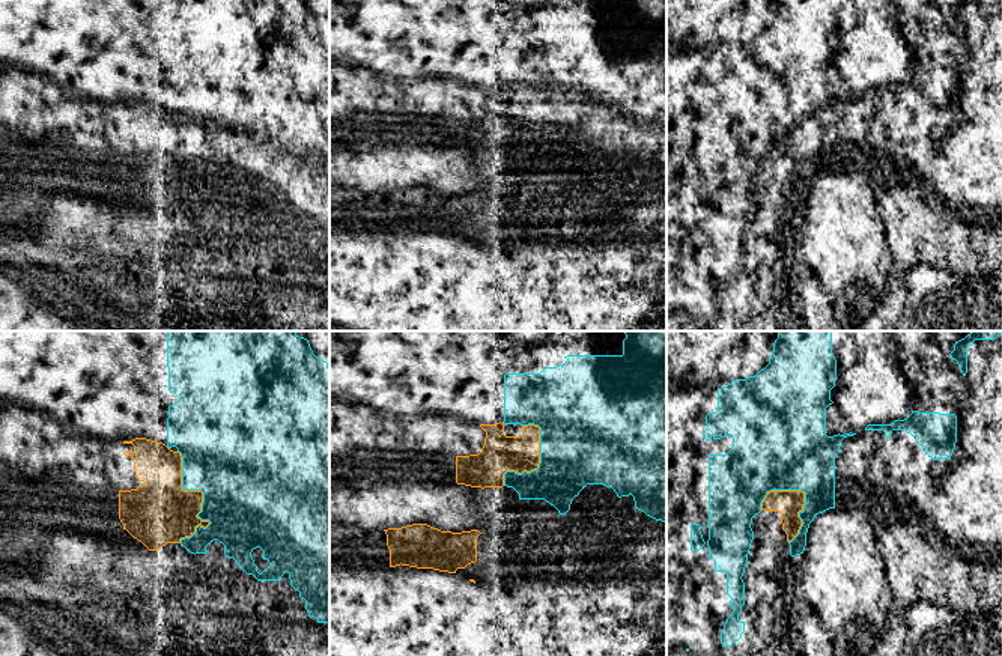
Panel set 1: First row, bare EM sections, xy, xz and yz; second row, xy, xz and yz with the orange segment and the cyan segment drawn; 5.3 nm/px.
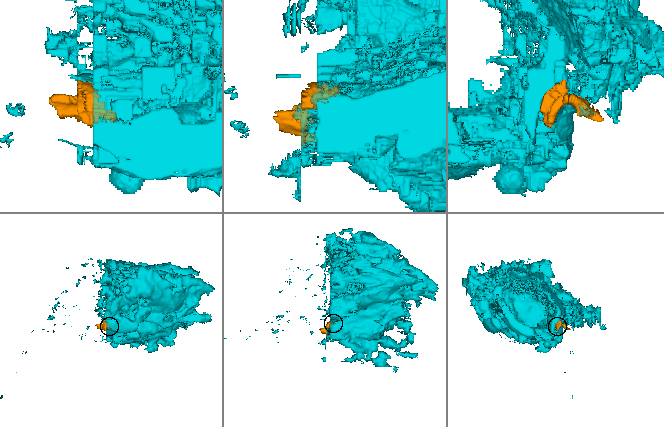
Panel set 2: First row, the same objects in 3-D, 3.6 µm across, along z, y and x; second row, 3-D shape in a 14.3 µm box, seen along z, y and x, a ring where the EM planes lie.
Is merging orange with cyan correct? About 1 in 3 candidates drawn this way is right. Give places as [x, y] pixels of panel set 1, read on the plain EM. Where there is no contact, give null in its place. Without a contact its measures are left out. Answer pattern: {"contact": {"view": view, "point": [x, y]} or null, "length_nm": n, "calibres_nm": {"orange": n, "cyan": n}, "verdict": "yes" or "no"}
{"contact": {"view": "xy", "point": [202, 161]}, "length_nm": 500, "calibres_nm": {"orange": 340, "cyan": 500}, "verdict": "no"}

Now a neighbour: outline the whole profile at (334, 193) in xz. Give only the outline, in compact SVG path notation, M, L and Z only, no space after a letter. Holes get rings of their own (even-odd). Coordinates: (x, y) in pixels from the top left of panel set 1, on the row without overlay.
M329 188L329 229L390 230L385 194Z

